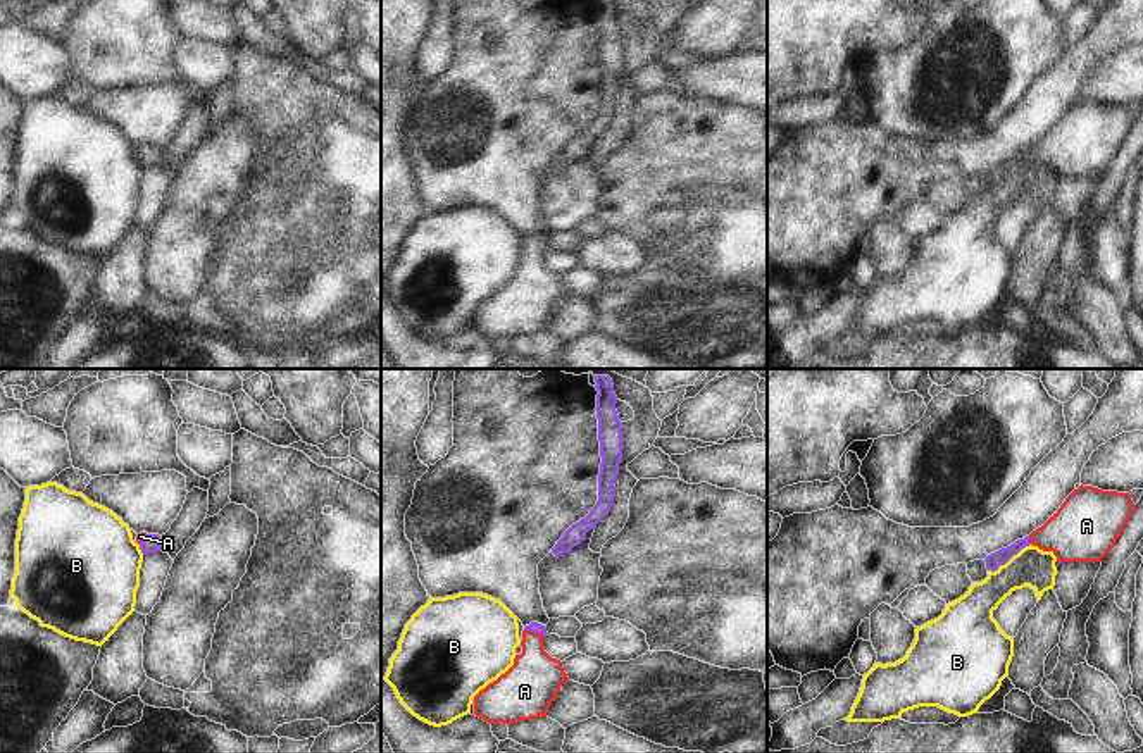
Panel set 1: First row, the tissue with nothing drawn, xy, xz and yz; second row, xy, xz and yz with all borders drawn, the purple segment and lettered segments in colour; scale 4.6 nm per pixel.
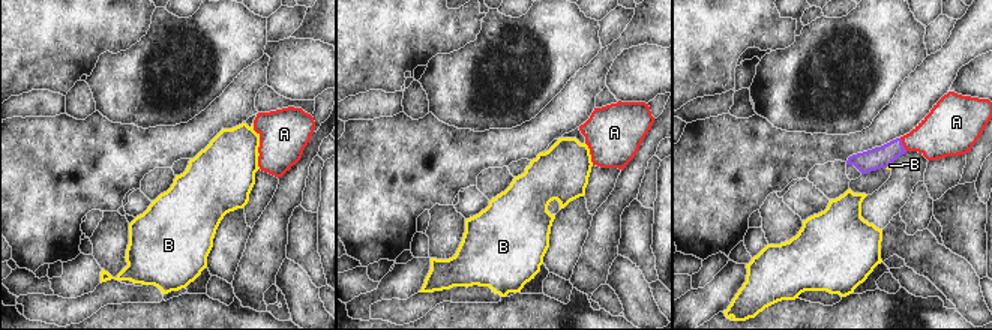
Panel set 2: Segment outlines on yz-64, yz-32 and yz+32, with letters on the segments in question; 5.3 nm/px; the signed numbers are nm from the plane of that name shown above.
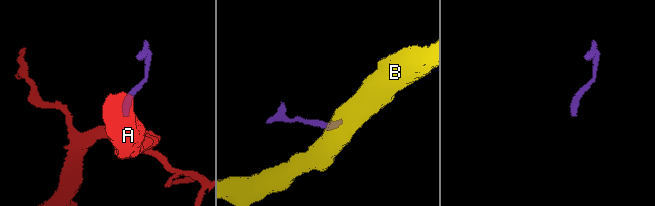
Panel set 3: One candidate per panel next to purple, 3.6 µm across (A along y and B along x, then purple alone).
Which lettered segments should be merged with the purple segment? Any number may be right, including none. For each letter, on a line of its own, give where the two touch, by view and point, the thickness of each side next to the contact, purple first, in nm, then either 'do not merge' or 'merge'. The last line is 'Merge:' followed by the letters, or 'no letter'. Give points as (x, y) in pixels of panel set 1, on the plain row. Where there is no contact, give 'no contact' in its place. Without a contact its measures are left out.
A: meets purple in xz at (535, 247); 50 nm thick on the purple side, 240 nm on the other; merge
B: meets purple in yz at (1009, 173); 70 nm thick on the purple side, 180 nm on the other; do not merge
Merge: A

